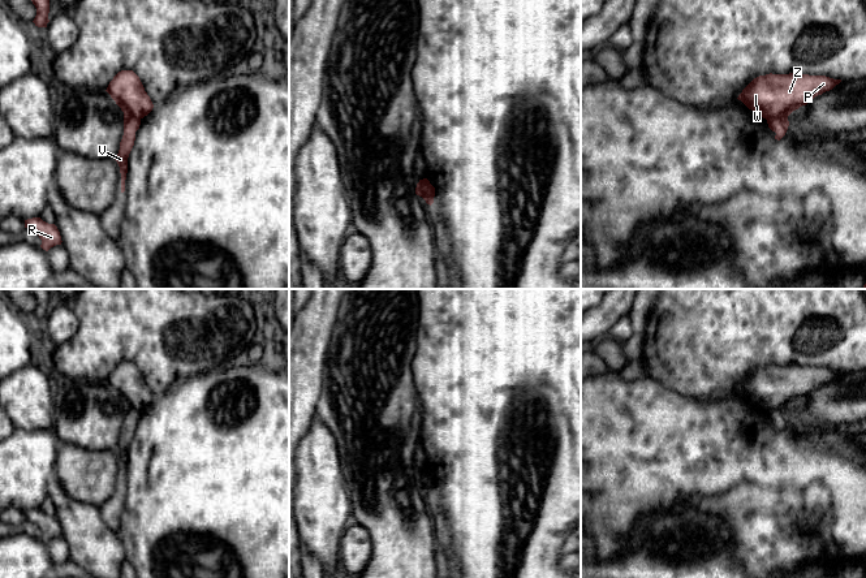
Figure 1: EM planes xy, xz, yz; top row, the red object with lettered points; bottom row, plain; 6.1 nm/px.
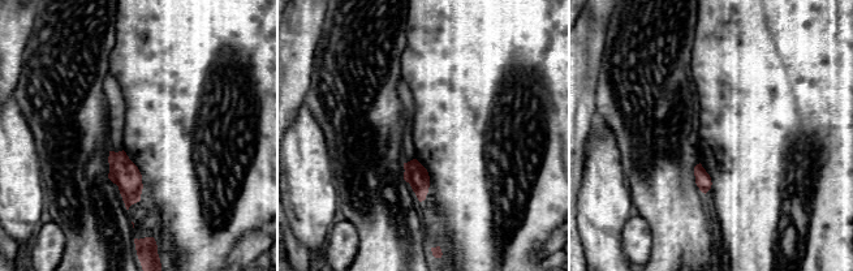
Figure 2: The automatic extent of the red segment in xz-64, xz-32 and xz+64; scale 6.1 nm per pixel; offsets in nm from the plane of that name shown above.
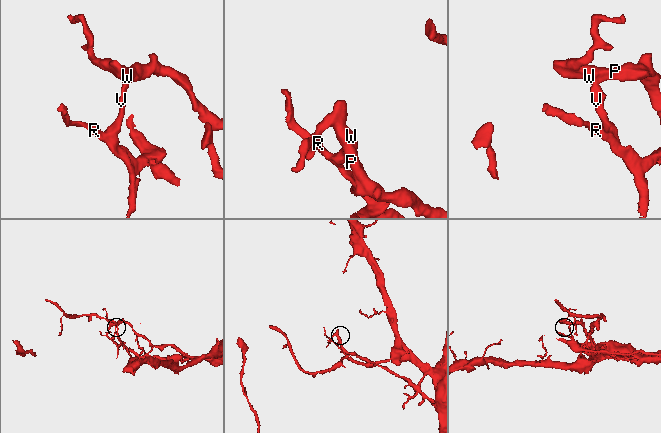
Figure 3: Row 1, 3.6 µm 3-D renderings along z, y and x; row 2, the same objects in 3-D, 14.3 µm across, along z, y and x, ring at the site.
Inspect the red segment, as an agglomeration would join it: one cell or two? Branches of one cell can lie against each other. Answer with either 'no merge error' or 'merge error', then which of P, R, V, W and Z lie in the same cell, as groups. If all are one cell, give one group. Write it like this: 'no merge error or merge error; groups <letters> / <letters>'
merge error; groups P W Z / R V

